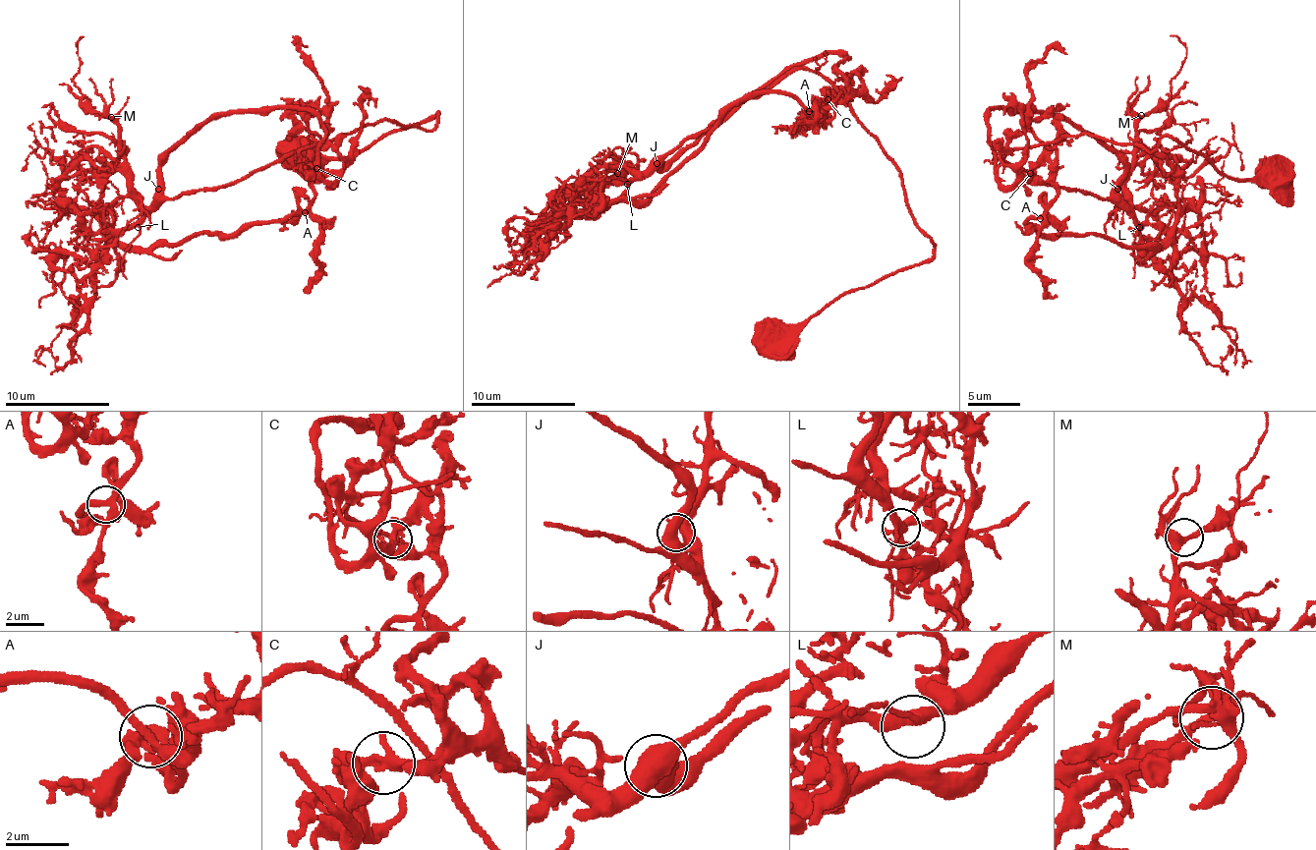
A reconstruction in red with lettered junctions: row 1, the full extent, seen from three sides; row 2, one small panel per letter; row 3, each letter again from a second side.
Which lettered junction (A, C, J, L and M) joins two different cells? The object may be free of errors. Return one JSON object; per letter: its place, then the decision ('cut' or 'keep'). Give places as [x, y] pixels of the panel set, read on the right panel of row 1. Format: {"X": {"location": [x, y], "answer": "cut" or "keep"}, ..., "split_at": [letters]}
{"A": {"location": [1040, 218], "answer": "keep"}, "C": {"location": [1030, 173], "answer": "cut"}, "J": {"location": [1117, 189], "answer": "keep"}, "L": {"location": [1139, 227], "answer": "keep"}, "M": {"location": [1141, 115], "answer": "keep"}, "split_at": ["C"]}

